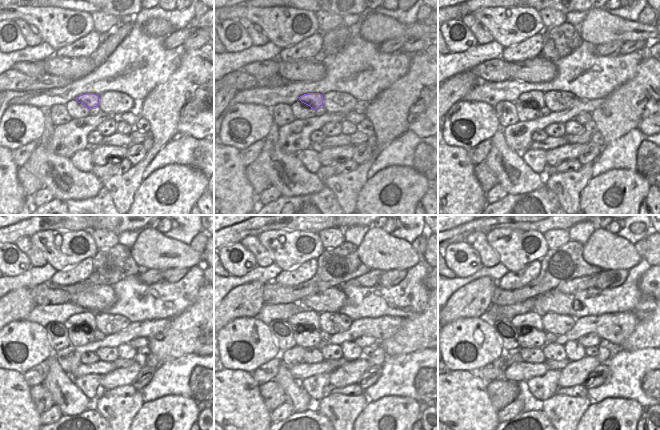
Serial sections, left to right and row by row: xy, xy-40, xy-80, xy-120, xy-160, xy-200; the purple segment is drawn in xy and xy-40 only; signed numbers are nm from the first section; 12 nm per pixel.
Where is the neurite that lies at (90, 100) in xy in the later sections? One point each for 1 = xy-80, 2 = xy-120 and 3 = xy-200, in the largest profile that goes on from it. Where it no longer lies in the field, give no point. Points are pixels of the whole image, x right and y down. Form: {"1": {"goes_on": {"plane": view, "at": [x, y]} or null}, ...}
{"1": {"goes_on": {"plane": "xy-80", "at": [535, 98]}}, "2": {"goes_on": {"plane": "xy-120", "at": [86, 320]}}, "3": {"goes_on": {"plane": "xy-200", "at": [531, 319]}}}

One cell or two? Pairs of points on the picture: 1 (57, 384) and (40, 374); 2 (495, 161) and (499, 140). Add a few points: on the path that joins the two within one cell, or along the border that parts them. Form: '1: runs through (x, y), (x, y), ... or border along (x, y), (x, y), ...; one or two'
1: border along (47, 359), (48, 373), (40, 383); two
2: runs through (499, 156), (499, 145); one

